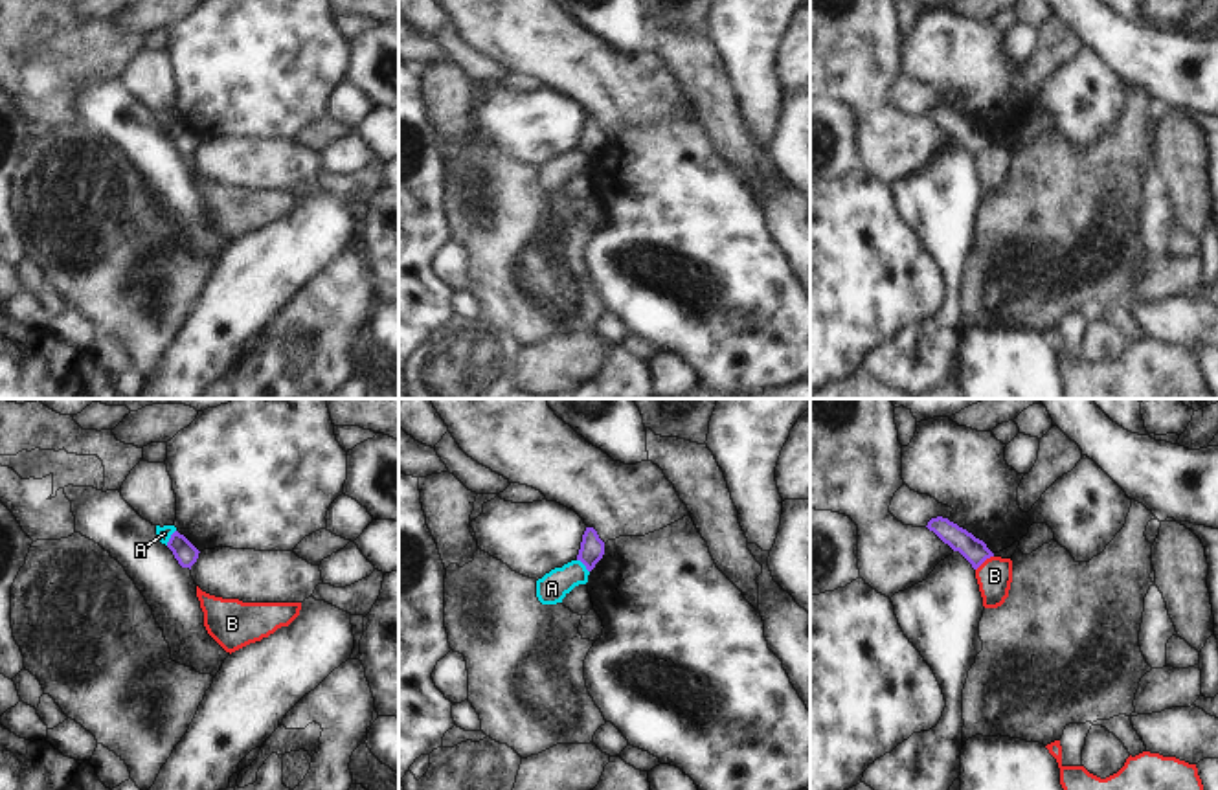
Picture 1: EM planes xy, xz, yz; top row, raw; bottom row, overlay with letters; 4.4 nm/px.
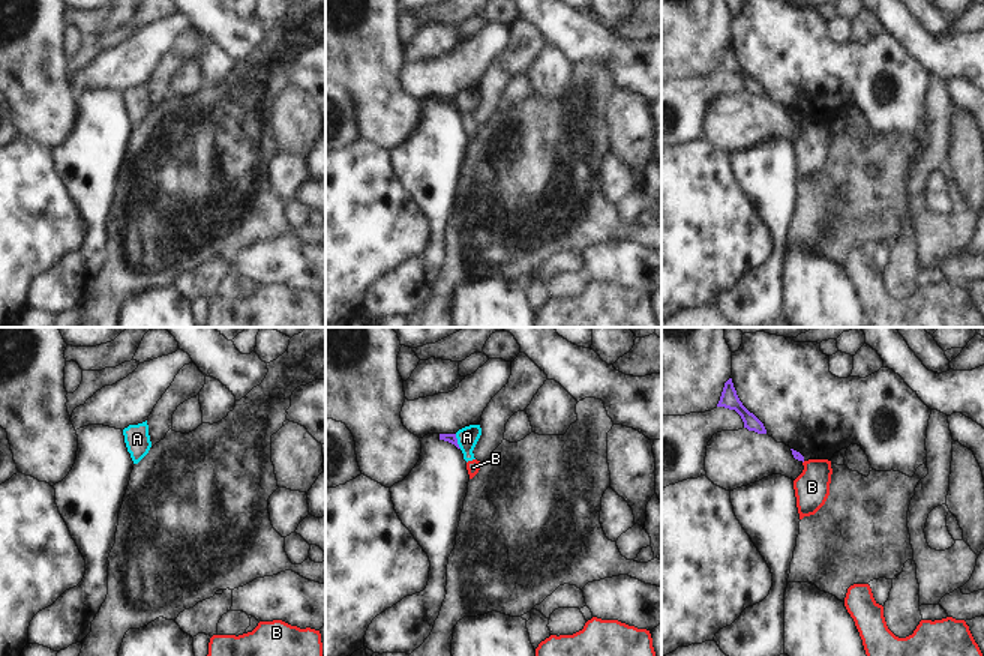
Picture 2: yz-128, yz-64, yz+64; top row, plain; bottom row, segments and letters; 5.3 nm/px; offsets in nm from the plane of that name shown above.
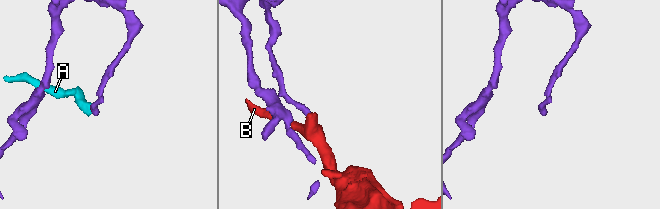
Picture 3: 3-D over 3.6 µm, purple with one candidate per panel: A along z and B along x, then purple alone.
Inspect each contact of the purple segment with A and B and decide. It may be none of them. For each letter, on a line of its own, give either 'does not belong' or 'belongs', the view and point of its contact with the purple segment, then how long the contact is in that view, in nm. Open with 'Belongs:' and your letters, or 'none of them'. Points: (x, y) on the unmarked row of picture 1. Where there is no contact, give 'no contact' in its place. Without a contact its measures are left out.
Belongs: none of them
A: does not belong; meets purple in xy at (171, 125); contact 80 nm long
B: does not belong; meets purple in yz at (983, 149); contact 100 nm long

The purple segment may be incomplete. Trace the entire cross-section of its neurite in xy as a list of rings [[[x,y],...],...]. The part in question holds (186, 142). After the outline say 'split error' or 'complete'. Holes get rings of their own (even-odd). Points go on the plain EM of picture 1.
[[[175,119],[167,130],[167,136],[173,140],[175,147],[182,156],[189,156],[197,151],[198,147],[198,138],[178,119]]]; complete

